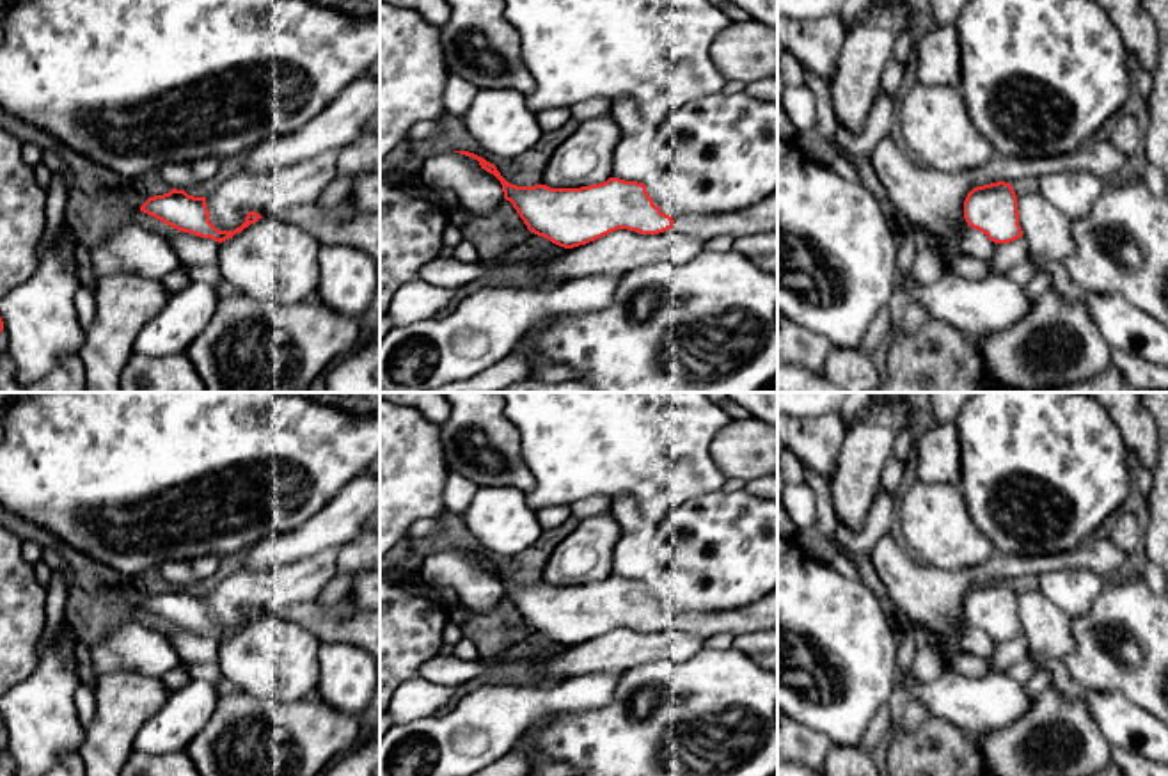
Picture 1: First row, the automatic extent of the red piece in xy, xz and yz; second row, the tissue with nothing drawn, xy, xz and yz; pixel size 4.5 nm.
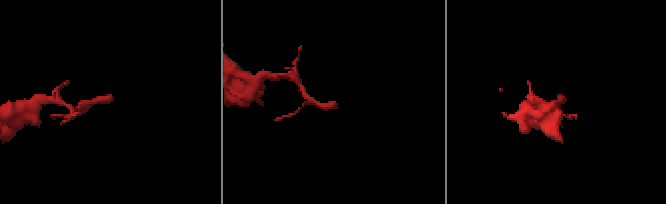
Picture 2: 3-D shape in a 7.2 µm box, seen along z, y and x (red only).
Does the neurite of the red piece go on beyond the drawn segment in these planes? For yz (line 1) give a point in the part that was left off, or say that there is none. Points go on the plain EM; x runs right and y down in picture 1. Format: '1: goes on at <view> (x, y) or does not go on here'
1: does not go on here

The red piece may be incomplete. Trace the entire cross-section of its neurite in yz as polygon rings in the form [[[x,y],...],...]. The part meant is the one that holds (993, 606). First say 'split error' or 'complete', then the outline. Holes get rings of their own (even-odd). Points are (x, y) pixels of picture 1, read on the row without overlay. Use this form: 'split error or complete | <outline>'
complete | [[[1005,579],[973,586],[964,598],[964,616],[994,641],[1010,641],[1022,634],[1017,593]]]

